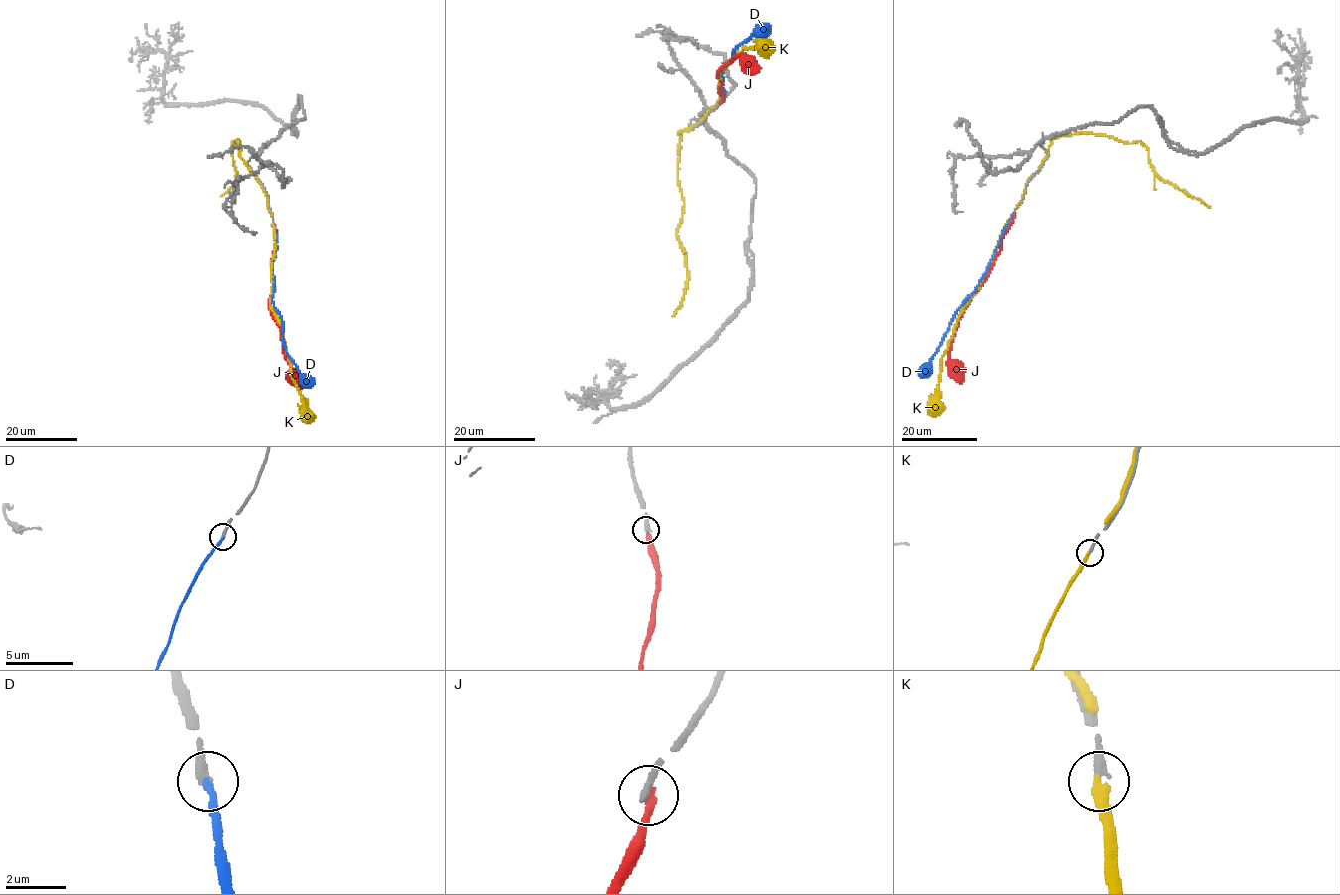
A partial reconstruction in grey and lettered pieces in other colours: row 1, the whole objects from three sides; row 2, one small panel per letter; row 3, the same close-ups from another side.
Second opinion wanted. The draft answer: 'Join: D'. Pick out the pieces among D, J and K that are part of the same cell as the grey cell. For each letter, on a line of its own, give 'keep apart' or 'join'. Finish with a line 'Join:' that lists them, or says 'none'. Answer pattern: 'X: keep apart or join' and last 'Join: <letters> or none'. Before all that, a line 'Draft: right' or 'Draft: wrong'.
Draft: right
D: join
J: keep apart
K: keep apart
Join: D

